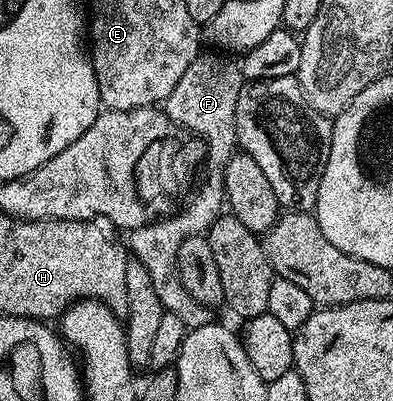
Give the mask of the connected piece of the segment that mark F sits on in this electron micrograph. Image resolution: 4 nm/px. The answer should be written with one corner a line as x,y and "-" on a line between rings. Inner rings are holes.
202,52
197,55
191,68
187,68
187,72
183,72
183,80
179,80
179,84
175,84
175,92
171,92
171,96
163,103
164,112
172,122
200,137
207,151
209,179
202,184
201,190
194,192
193,199
174,218
165,216
160,220
149,222
146,226
132,231
127,238
127,246
132,255
145,265
147,272
151,272
151,284
154,285
155,293
158,294
163,308
168,313
179,316
179,320
183,320
183,324
189,330
210,325
210,307
199,304
199,300
195,300
195,296
191,296
191,292
187,292
187,288
183,288
183,284
179,280
178,239
174,237
167,239
166,242
153,242
153,234
177,234
176,236
205,234
209,225
216,218
221,217
223,207
227,202
224,166
229,163
238,149
235,108
243,79
240,65
229,59
232,57
222,56
217,52
209,53
213,54

